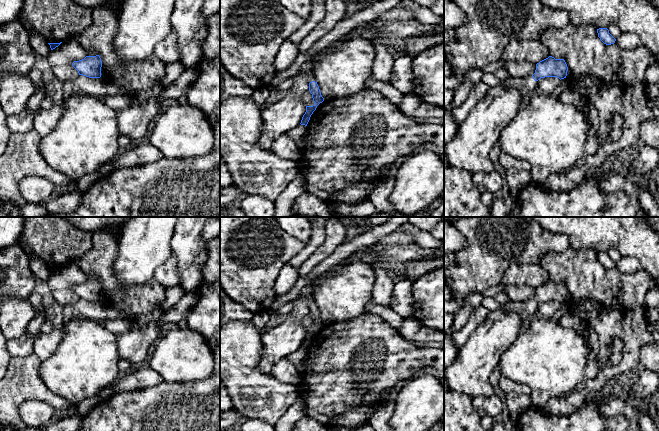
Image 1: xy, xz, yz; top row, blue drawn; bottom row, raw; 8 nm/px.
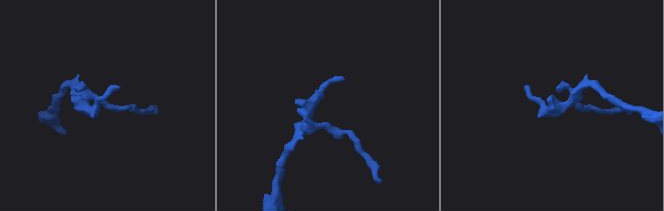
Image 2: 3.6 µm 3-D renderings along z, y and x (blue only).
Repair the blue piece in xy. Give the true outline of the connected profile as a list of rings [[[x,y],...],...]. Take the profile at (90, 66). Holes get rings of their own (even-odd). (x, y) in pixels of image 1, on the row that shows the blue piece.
[[[99,55],[86,56],[84,59],[74,61],[72,66],[78,71],[79,75],[89,78],[100,78],[102,61]]]

